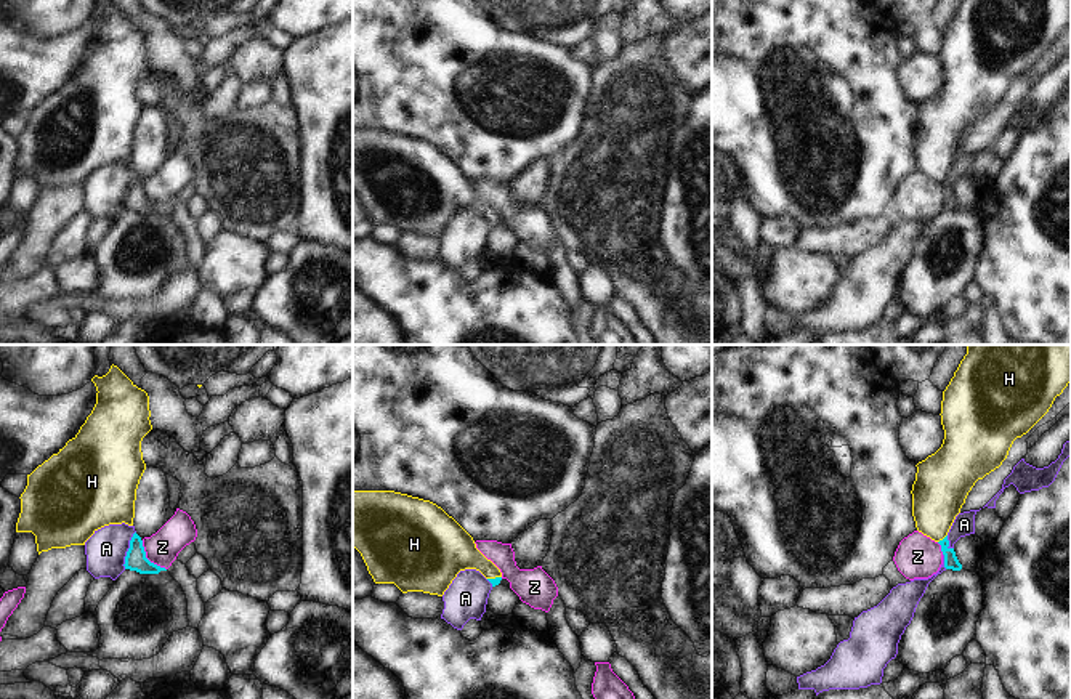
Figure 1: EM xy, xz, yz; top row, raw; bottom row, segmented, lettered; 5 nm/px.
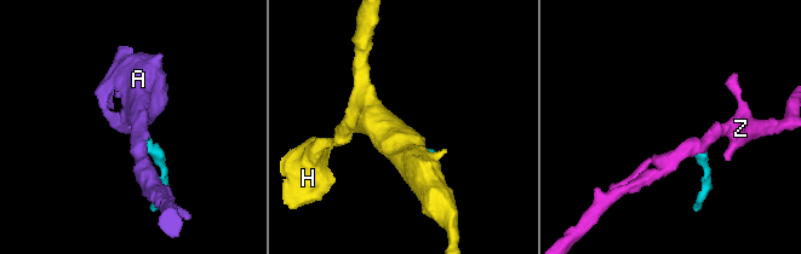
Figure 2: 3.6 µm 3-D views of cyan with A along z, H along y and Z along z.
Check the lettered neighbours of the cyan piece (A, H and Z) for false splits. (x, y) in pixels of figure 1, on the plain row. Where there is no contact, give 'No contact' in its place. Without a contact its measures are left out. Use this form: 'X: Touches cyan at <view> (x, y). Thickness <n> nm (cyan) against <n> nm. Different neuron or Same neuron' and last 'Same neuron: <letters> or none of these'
A: Touches cyan at xy (129, 191). Thickness 110 nm (cyan) against 200 nm. Different neuron
H: Touches cyan at yz (943, 180). Thickness 70 nm (cyan) against 280 nm. Same neuron
Z: Touches cyan at xy (146, 199). Thickness 110 nm (cyan) against 160 nm. Different neuron
Same neuron: H.

